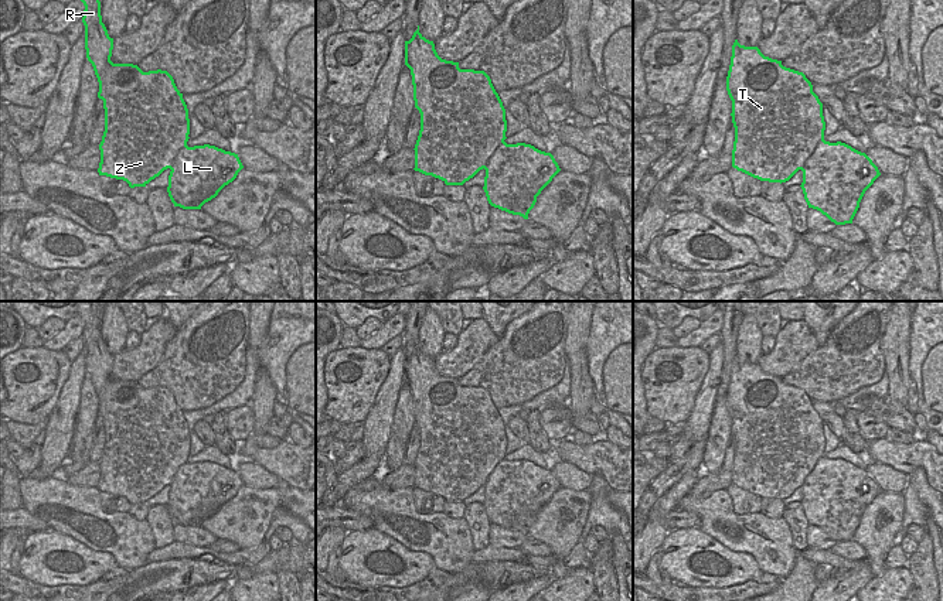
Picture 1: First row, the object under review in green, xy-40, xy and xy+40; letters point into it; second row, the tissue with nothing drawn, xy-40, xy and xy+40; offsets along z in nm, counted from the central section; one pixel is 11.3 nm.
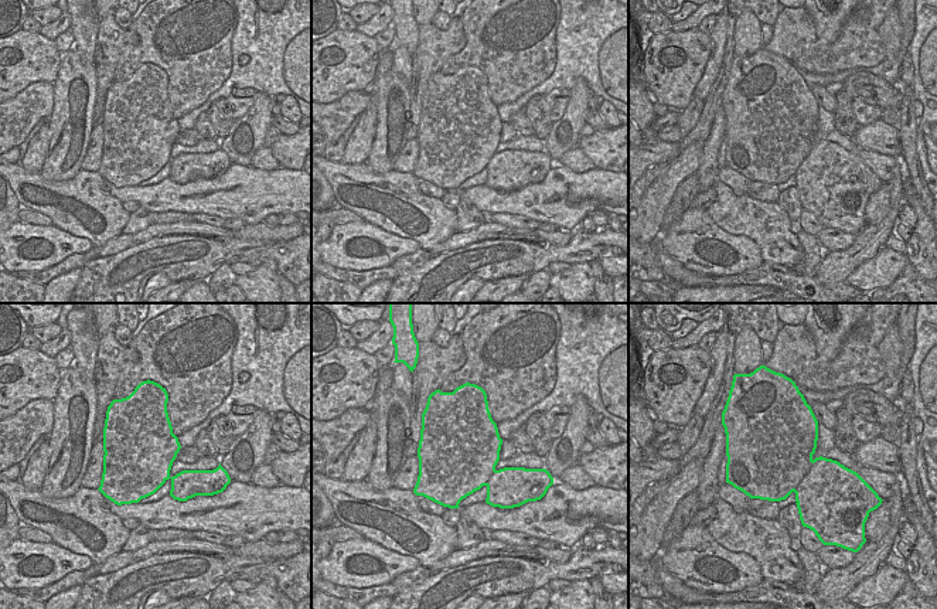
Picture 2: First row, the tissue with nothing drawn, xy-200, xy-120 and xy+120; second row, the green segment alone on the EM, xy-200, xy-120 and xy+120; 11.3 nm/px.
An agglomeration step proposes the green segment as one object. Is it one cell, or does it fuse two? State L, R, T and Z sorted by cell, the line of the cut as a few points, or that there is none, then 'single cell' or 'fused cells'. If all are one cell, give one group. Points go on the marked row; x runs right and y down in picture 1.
groups L / R T Z; cut xy+40 (823, 139), (802, 170); fused cells

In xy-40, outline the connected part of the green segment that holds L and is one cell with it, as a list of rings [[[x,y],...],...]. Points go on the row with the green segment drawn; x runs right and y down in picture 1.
[[[215,146],[183,147],[168,175],[167,192],[183,209],[201,209],[244,168],[238,154]]]

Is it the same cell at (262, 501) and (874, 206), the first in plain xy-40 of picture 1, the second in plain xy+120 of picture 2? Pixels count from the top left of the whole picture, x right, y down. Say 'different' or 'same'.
same

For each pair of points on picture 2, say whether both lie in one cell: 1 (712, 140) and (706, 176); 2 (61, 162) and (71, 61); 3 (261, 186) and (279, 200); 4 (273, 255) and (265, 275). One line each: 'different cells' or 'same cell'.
1: same cell
2: same cell
3: same cell
4: different cells

